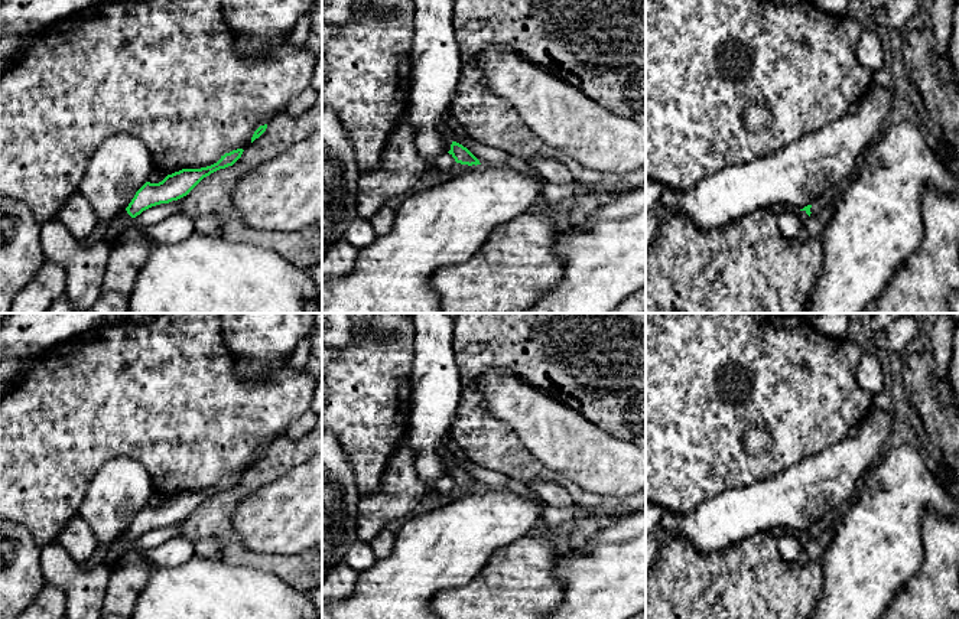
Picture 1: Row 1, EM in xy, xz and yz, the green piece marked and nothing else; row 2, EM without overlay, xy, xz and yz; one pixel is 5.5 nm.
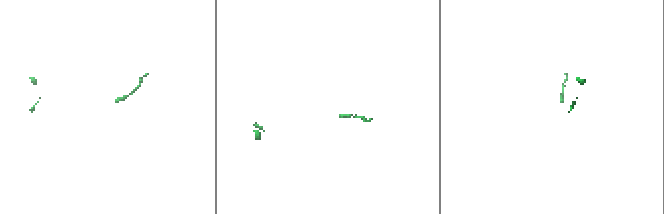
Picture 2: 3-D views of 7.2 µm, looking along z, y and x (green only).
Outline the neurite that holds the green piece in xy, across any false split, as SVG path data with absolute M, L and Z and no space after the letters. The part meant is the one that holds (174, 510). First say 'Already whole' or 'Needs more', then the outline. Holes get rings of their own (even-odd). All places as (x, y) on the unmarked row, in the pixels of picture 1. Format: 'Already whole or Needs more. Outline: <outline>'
Needs more. Outline: M243 472L233 473L221 479L221 482L207 491L201 492L182 492L172 498L168 498L159 506L146 505L134 518L129 530L108 544L98 561L111 566L129 545L130 541L136 541L143 534L160 528L178 524L186 519L204 501L211 496L233 489L243 478Z

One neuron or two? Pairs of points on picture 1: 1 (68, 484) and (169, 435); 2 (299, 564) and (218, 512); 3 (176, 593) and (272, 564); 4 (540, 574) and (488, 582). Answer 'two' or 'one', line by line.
1: one
2: one
3: two
4: one

